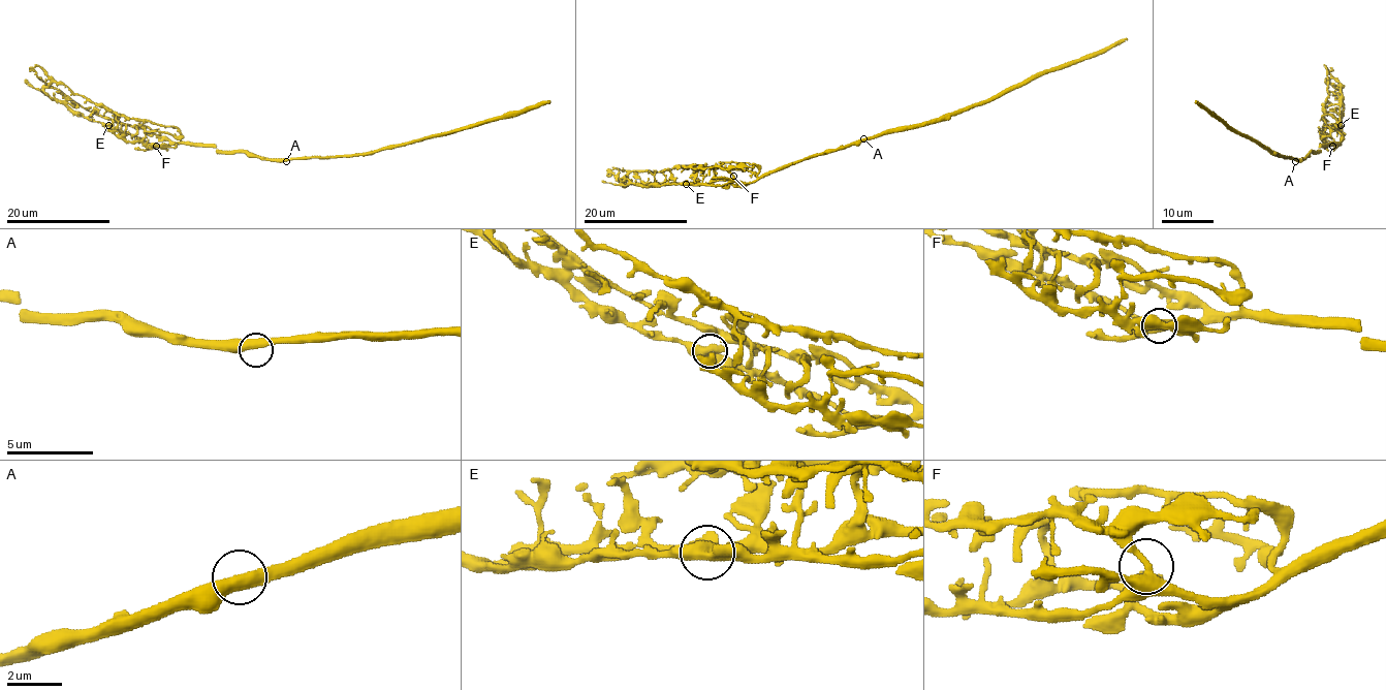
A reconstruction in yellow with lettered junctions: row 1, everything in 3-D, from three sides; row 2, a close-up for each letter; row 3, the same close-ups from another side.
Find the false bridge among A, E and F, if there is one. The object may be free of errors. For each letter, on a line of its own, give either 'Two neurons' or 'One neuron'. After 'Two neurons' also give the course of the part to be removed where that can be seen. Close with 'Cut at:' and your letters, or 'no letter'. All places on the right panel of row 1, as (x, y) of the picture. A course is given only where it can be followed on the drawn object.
A: One neuron
E: One neuron
F: One neuron
Cut at: no letter

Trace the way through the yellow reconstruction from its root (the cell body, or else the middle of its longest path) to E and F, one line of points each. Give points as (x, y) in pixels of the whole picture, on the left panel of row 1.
E: (287, 159), (222, 152), (213, 146), (151, 145), (108, 125)
F: (287, 159), (222, 152), (213, 146), (184, 144), (156, 146)

